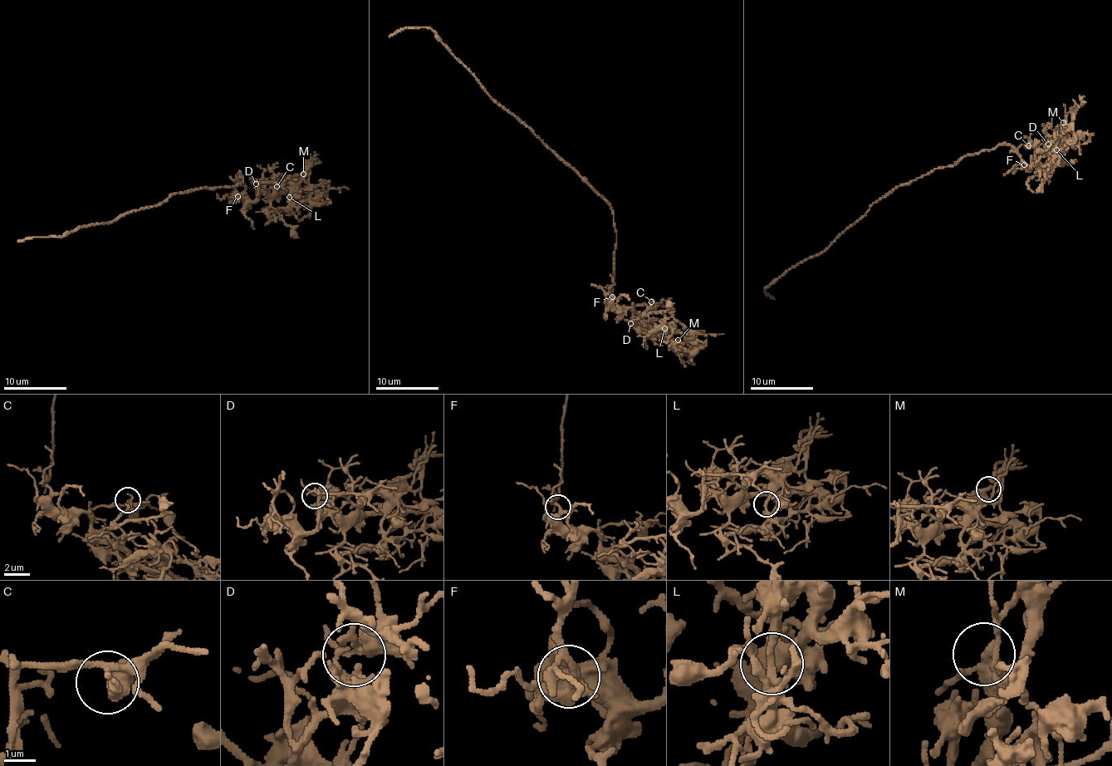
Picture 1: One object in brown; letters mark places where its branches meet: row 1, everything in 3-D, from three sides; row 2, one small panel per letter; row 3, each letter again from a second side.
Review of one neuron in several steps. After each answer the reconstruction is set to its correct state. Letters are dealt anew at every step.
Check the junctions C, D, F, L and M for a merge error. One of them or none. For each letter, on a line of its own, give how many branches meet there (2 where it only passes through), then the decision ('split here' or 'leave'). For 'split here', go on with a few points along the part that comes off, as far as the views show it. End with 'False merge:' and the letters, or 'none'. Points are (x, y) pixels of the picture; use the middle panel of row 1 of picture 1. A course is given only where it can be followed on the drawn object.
C: 2 branches meet; leave
D: 4 branches meet; leave
F: 3 branches meet; leave
L: 3 branches meet; split here; foreign part runs (663, 329), (675, 327), (688, 338), (698, 335), (723, 334)
M: 3 branches meet; leave
False merge: L

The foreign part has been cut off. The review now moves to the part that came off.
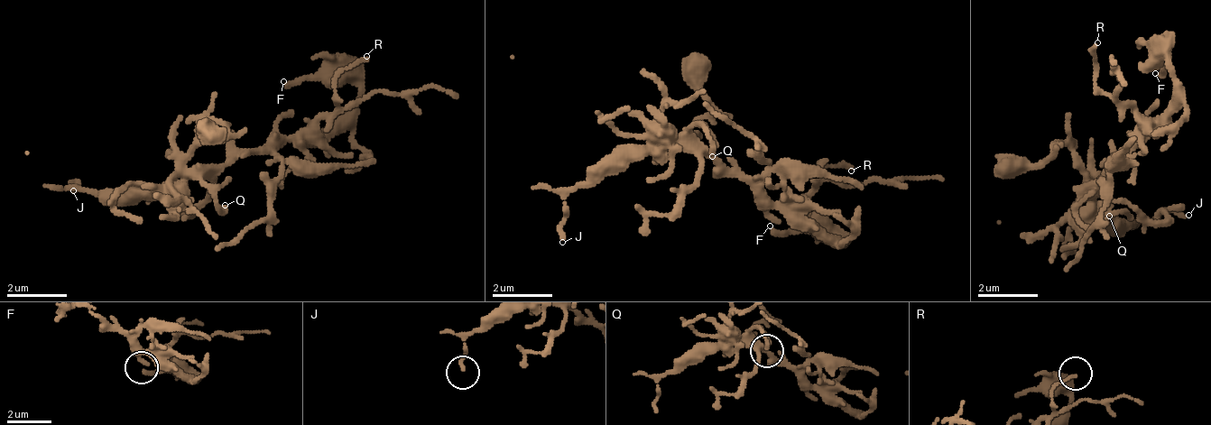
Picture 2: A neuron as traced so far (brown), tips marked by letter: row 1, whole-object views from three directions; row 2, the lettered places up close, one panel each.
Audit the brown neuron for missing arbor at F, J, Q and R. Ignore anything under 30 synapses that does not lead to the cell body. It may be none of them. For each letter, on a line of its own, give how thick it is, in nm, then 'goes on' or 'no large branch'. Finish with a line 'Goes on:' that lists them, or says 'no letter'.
F: calibre 180 nm; no large branch
J: calibre 140 nm; no large branch
Q: calibre 140 nm; no large branch
R: calibre 120 nm; no large branch
Goes on: no letter

